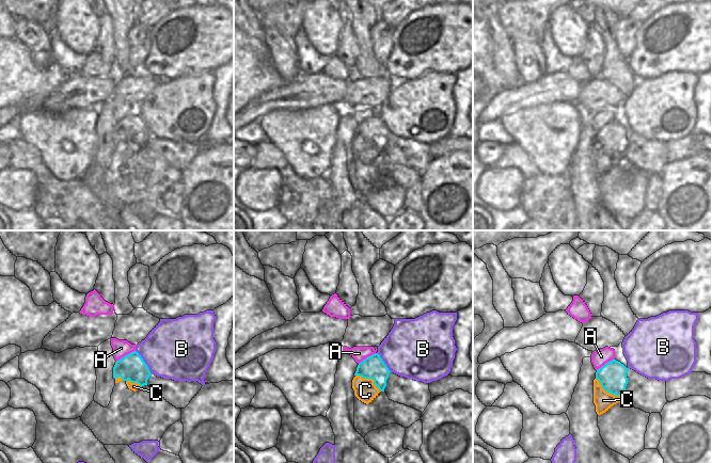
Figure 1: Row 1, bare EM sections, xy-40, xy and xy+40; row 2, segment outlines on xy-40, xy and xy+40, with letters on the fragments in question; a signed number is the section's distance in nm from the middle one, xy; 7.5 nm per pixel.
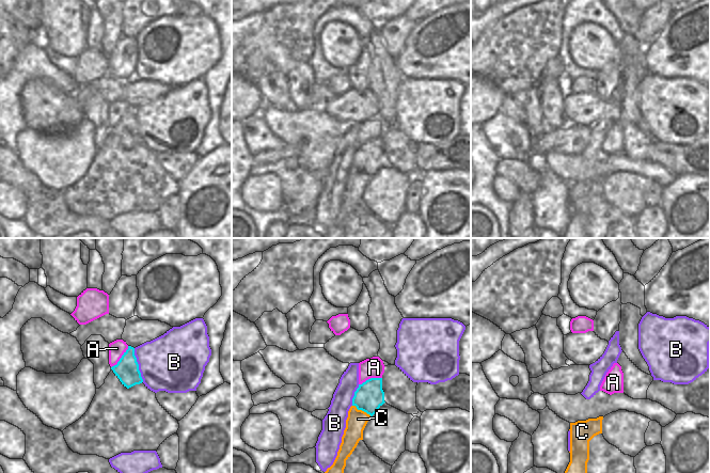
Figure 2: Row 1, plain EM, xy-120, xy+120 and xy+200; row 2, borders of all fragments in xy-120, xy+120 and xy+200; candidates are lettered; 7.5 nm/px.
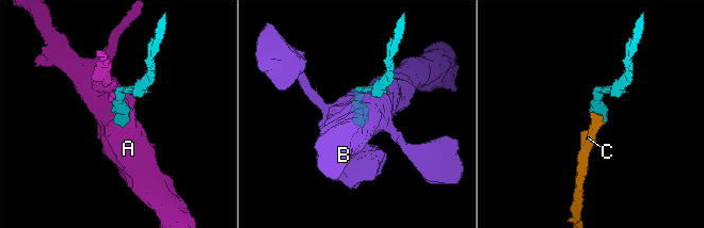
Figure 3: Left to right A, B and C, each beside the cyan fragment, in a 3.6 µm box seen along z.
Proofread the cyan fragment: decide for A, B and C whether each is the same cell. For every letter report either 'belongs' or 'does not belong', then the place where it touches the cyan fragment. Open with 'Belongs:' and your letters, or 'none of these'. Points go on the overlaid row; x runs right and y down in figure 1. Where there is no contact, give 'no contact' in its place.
Belongs: C
A: does not belong; contact xy-40 (125, 355)
B: does not belong; contact xy-40 (144, 362)
C: belongs; contact xy (369, 378)

